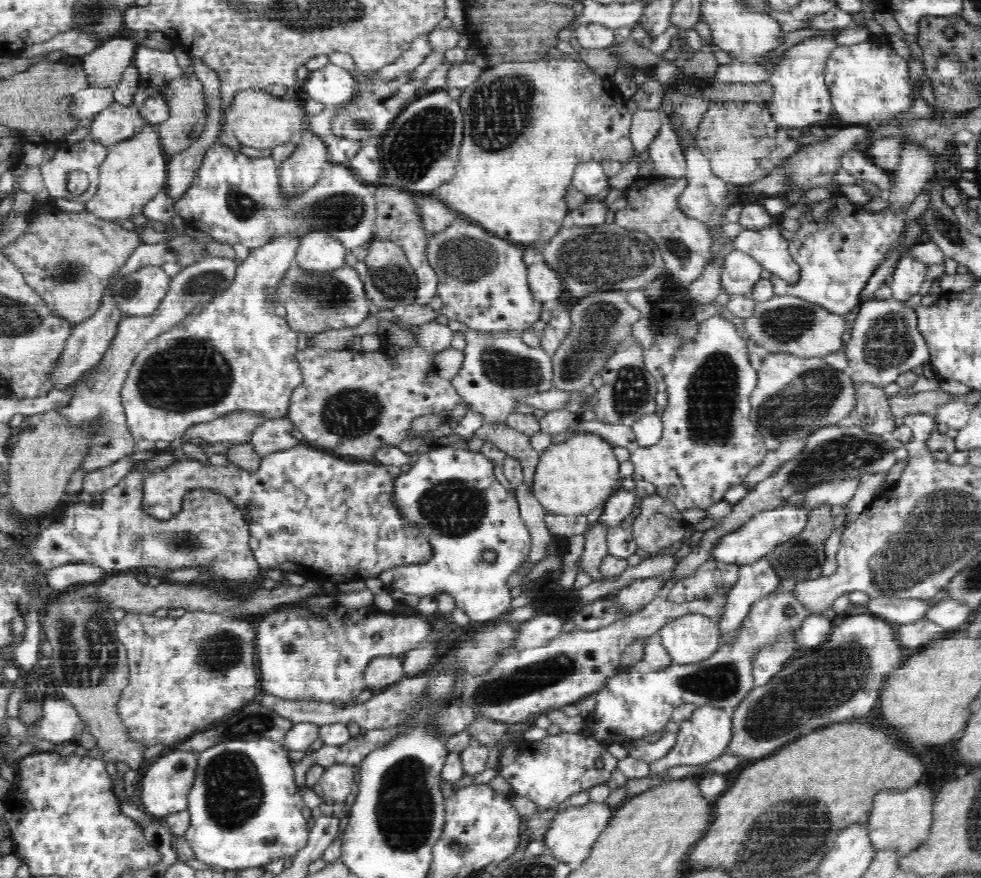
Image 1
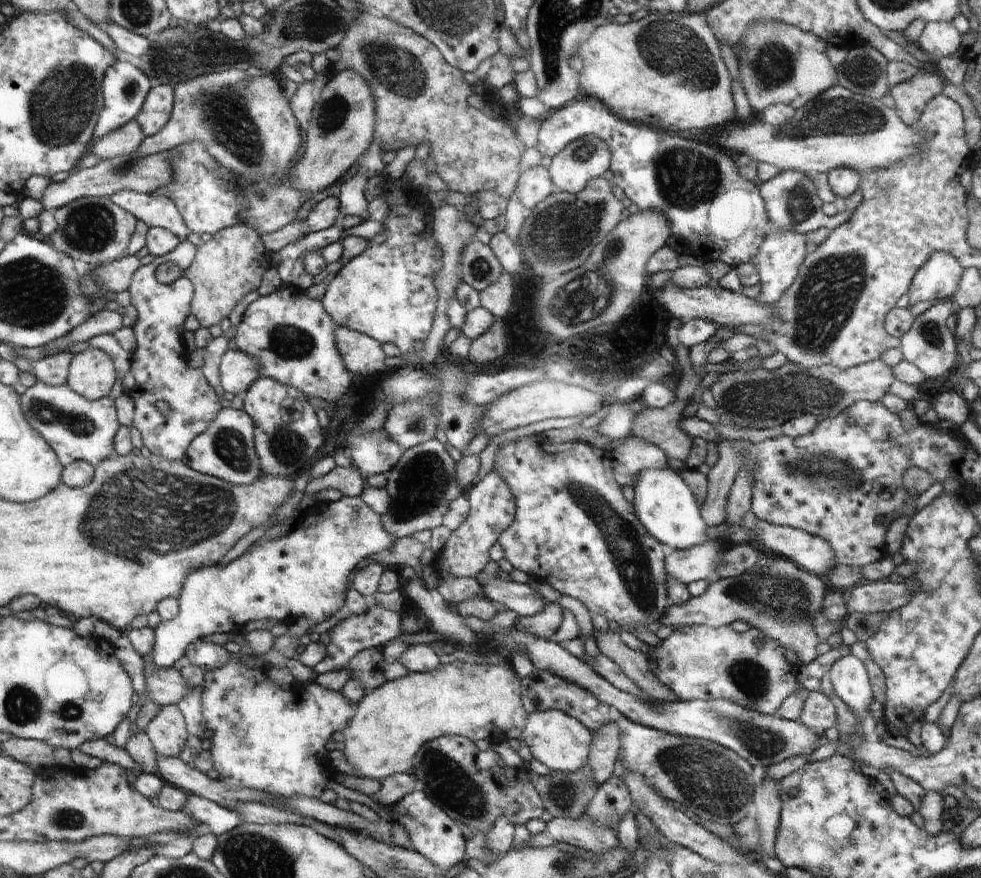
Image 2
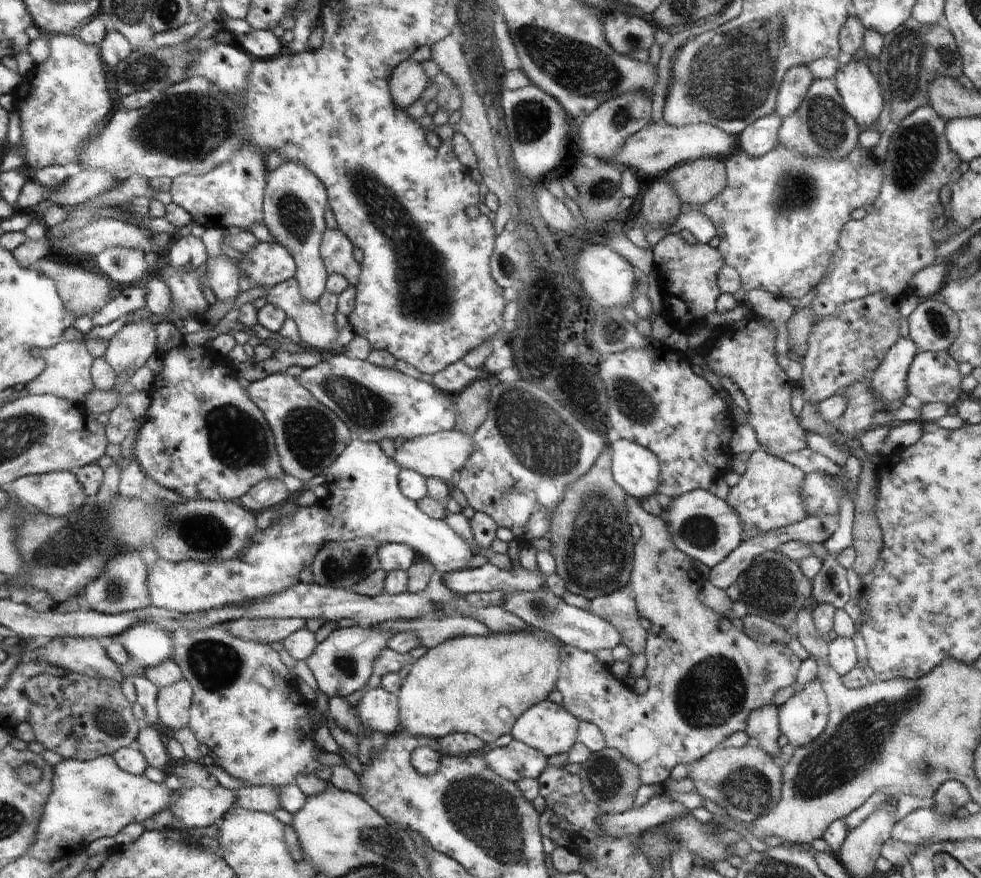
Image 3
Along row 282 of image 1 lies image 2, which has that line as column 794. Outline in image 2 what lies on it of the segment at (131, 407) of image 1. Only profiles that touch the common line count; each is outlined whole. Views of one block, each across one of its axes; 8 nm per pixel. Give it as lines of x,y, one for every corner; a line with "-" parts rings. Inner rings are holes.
770,229
756,256
749,260
759,272
759,282
762,284
762,290
757,299
762,304
774,306
784,296
786,289
793,285
800,272
802,260
805,260
804,254
806,254
804,234
796,231
781,231
778,229
772,231

